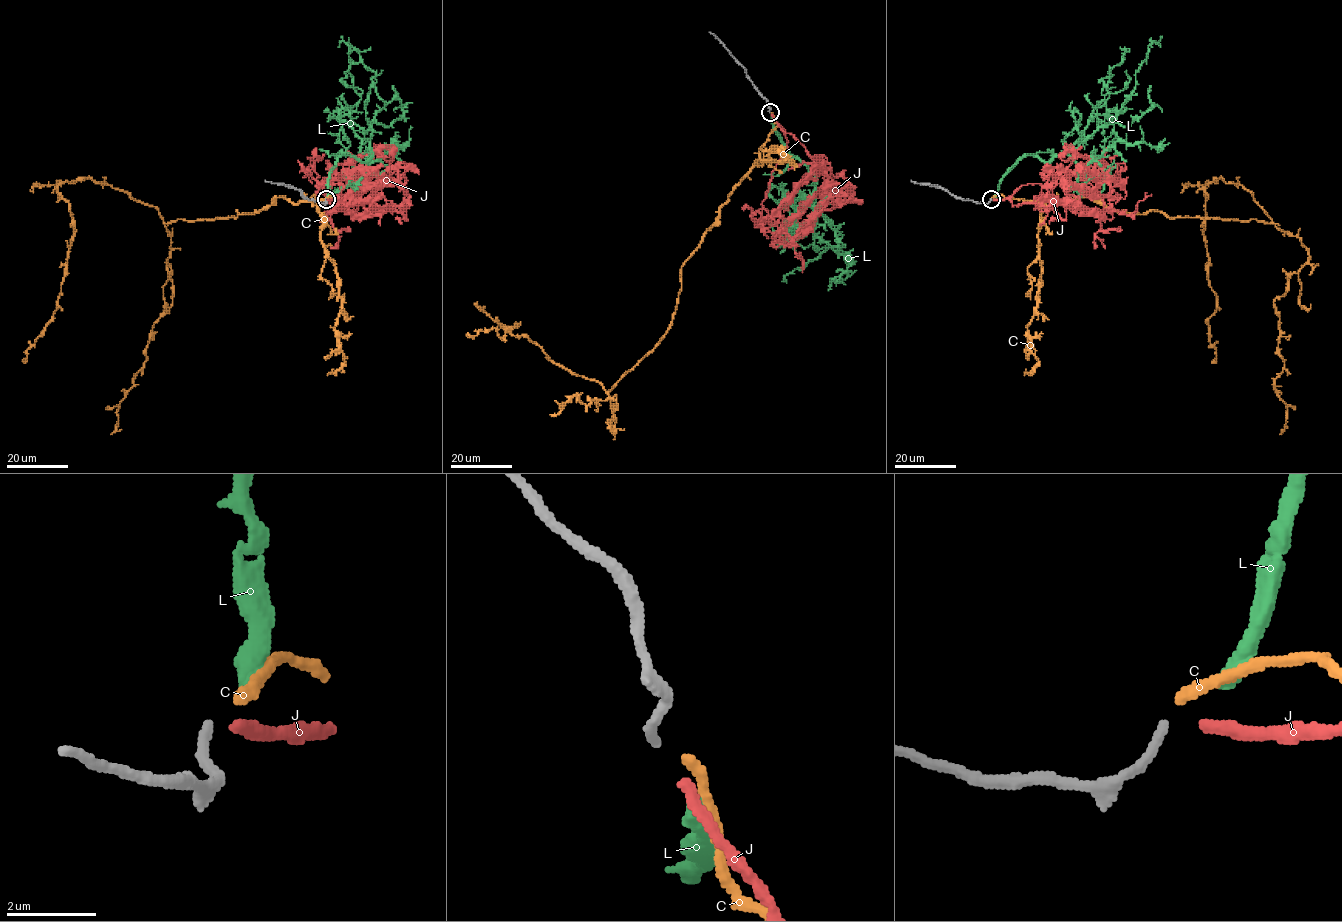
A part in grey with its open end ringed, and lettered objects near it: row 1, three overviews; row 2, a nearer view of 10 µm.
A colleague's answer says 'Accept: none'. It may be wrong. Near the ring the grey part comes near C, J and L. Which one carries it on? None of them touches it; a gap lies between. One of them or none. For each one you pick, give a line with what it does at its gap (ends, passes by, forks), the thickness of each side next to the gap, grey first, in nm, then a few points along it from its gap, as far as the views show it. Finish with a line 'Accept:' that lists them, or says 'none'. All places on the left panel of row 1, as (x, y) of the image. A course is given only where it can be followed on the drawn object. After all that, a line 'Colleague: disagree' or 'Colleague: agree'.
Accept: none
Colleague: agree

